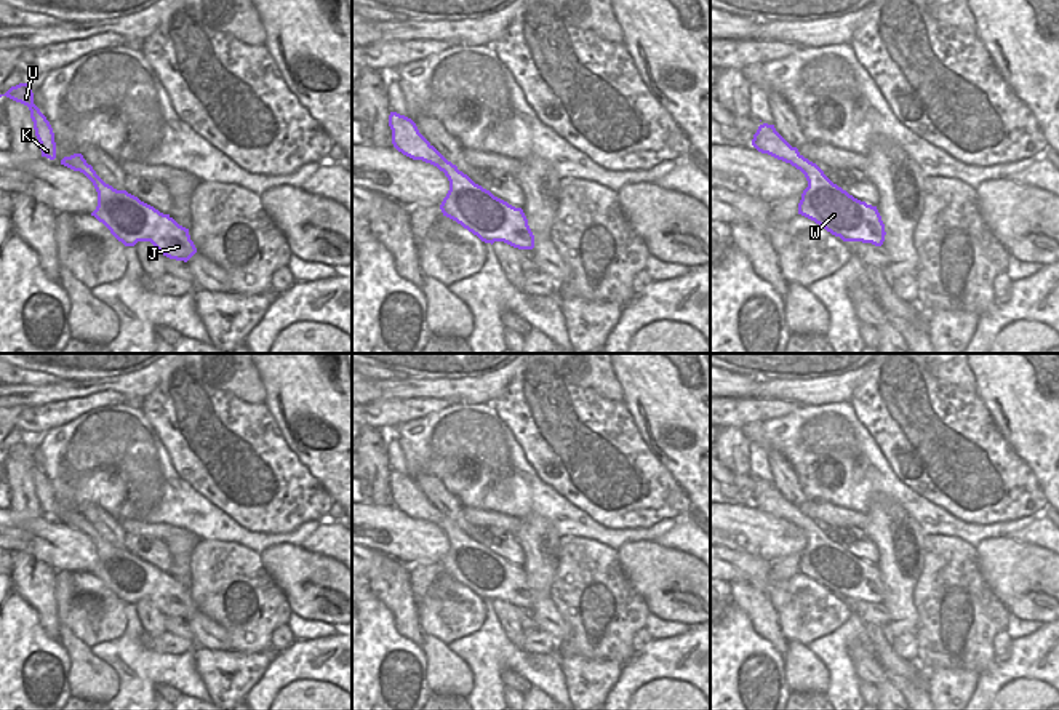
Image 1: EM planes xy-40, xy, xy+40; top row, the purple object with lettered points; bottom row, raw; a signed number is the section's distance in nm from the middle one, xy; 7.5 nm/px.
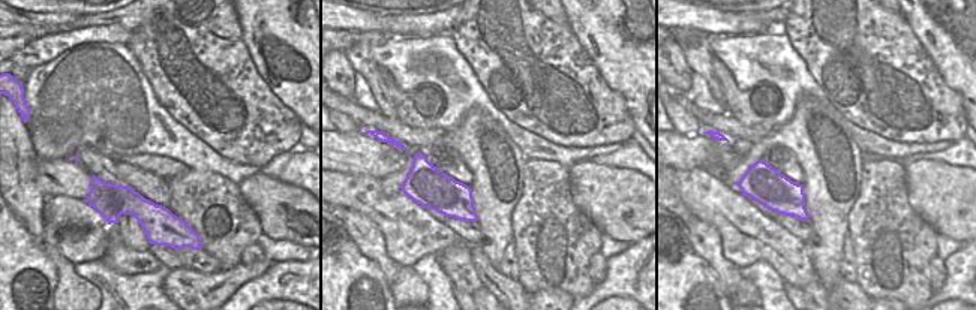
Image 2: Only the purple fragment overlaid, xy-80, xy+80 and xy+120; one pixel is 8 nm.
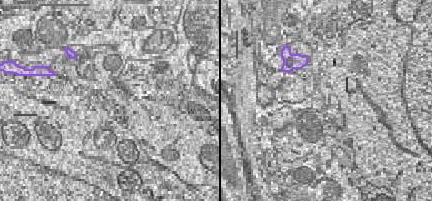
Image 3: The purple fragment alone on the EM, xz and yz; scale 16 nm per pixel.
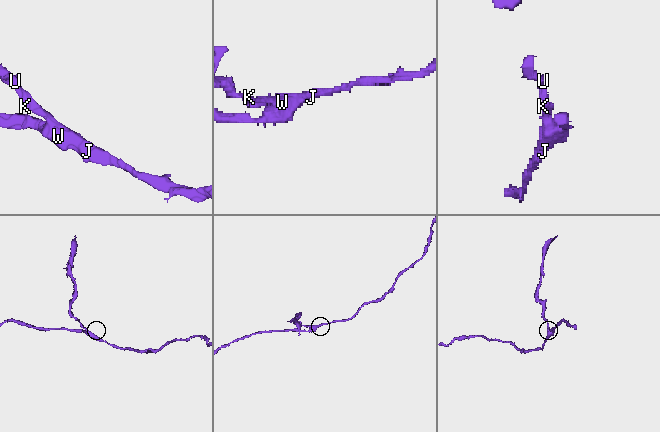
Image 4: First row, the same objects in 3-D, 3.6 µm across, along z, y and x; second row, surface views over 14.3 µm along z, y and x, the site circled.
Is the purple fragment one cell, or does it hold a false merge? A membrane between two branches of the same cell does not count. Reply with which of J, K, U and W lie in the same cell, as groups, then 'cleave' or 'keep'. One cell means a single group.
J K U W; keep

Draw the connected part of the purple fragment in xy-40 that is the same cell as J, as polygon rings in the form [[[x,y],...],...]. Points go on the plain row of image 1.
[[[82,512],[64,515],[61,523],[83,531],[93,540],[98,550],[98,564],[91,574],[125,604],[150,600],[163,614],[184,620],[197,611],[189,587],[126,548],[117,548],[106,542]]]

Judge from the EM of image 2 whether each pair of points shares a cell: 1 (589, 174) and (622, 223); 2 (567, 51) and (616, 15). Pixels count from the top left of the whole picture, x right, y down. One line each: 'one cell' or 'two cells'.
1: one cell
2: two cells

